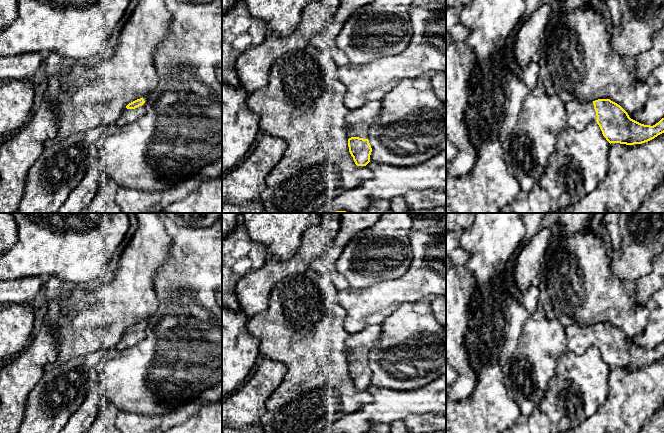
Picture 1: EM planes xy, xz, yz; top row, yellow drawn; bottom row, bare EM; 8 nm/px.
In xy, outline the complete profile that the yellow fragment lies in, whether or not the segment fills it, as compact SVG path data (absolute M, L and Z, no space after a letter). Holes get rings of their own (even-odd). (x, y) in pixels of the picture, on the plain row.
M148 319L129 327L117 344L117 349L130 348L142 341L145 337L147 321Z

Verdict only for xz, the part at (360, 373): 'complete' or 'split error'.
split error

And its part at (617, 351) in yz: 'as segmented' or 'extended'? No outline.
extended

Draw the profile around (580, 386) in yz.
M597 346L578 355L571 351L558 359L556 374L550 379L545 396L529 416L521 415L508 433L562 433L576 427L600 408L608 395L610 367Z

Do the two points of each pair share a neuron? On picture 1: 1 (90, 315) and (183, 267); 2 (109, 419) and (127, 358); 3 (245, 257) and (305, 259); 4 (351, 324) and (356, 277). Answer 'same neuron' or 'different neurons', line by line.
1: different neurons
2: different neurons
3: different neurons
4: different neurons

